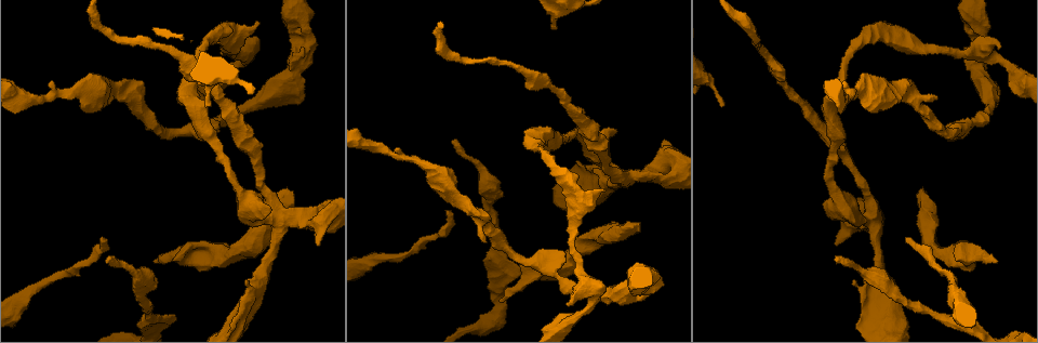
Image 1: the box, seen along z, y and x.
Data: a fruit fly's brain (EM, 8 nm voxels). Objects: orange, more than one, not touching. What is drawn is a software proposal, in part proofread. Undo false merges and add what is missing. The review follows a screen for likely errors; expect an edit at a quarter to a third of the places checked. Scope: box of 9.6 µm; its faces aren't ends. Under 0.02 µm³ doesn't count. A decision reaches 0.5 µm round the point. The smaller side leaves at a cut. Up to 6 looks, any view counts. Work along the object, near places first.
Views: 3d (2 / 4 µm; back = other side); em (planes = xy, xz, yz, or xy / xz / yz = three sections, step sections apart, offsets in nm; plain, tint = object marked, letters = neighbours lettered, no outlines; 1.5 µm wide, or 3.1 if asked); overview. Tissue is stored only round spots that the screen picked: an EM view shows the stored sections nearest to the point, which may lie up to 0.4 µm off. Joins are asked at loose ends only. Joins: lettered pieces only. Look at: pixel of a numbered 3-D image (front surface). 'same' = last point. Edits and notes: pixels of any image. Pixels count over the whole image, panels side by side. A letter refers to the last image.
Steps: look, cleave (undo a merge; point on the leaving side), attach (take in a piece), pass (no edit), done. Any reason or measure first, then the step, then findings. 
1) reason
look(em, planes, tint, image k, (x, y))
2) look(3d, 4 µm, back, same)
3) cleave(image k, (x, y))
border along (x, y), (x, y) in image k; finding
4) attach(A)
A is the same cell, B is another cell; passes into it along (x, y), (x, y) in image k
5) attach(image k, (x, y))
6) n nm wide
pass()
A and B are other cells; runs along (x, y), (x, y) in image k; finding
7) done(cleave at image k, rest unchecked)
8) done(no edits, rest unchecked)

thick end
look(em, planes, letters, image 1, (638, 222))

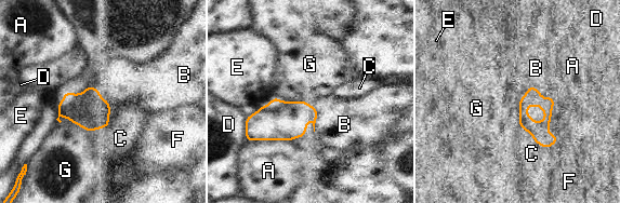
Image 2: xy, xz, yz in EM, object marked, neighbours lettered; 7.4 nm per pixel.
attach(B)
B is the same cell, A, C, D, E, F and G are other cells; passes into it along (87, 109), (95, 89), (124, 82) in image 2; it goes on there

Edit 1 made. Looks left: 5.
long arm stops here
look(em, yz, step 8, letters, image 1, (448, 210))

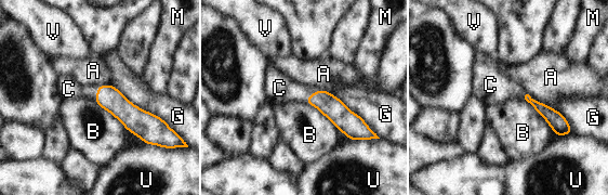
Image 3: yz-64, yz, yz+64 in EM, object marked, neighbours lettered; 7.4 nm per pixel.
look(em, planes, letters, same)

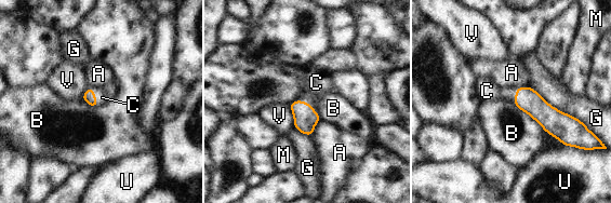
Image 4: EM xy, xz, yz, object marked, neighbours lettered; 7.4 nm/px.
attach(C)
C is the same cell, A, B, G, M, U and V are other cells; passes into it along (305, 118), (306, 103), (316, 82) in image 4; the neuron continues

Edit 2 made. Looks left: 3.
free end
look(em, yz, step 4, tint, image 1, (603, 190))

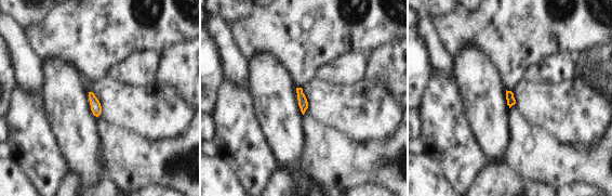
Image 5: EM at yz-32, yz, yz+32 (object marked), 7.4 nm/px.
cut it another way
look(em, planes, letters, same)

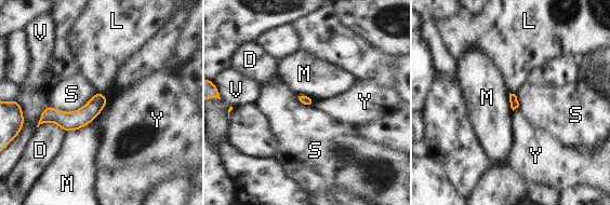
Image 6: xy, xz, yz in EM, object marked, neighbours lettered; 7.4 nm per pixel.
pass()
D, L, M, S, V and Y are other cells; no lettered piece goes on from it

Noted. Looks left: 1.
done(attach at image 2, attach at image 4, rest unchecked)

